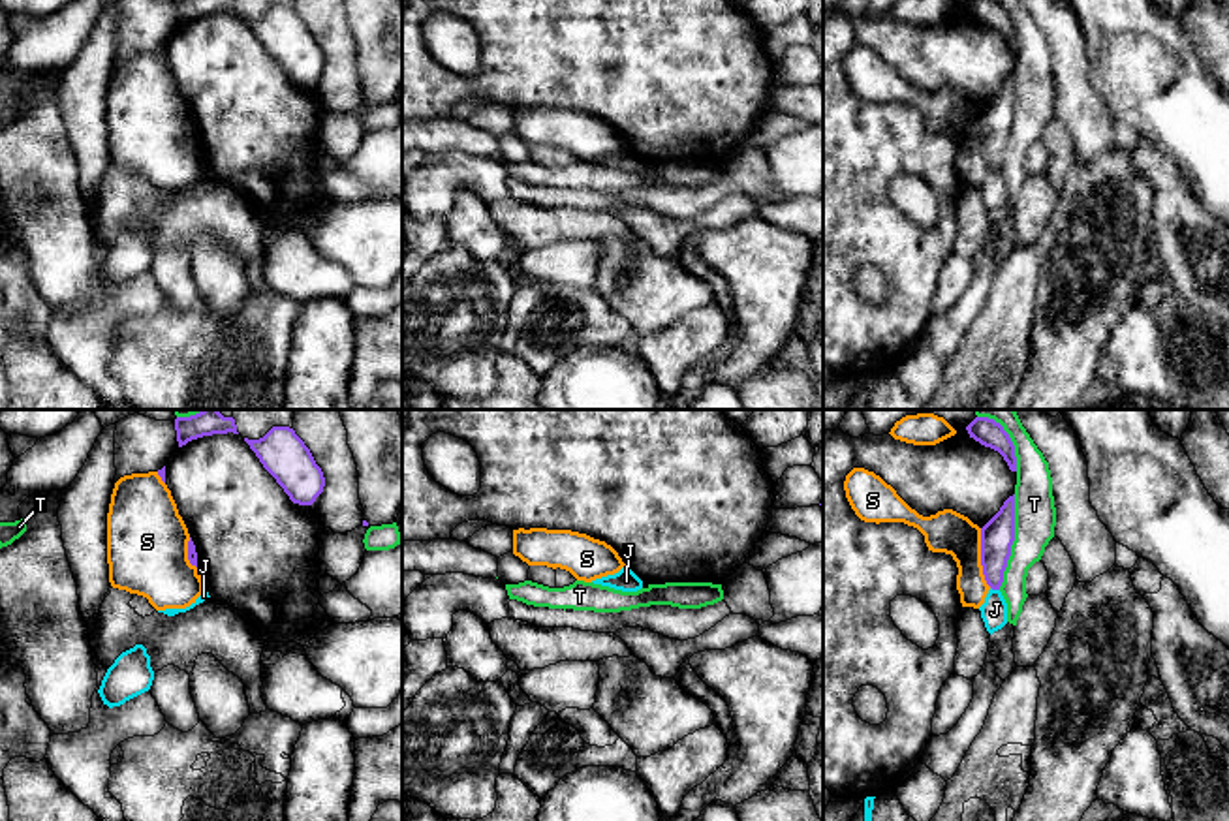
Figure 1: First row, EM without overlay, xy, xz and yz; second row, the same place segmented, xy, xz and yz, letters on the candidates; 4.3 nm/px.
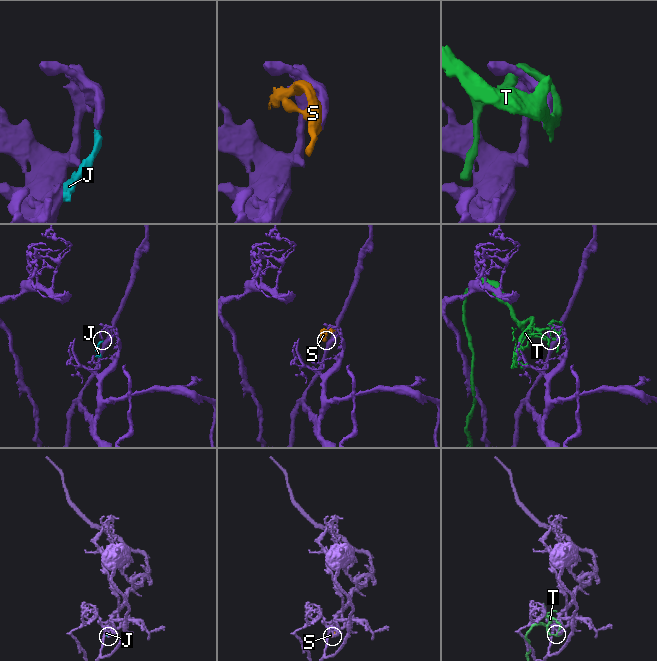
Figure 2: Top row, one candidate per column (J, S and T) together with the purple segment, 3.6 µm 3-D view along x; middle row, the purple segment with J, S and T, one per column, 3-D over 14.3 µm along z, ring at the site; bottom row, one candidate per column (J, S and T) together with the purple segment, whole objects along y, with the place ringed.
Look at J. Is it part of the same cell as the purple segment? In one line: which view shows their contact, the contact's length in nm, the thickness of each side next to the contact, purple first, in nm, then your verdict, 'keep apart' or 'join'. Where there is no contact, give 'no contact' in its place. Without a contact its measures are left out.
meets purple in yz; contact 40 nm long; 140 nm thick on the purple side, 110 nm on the other; keep apart

